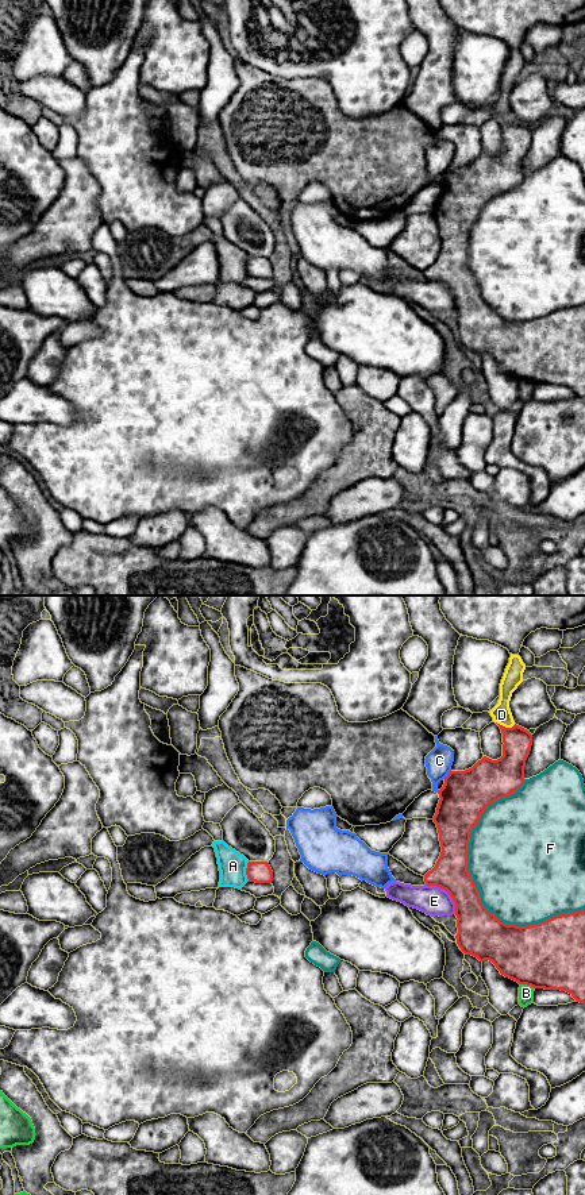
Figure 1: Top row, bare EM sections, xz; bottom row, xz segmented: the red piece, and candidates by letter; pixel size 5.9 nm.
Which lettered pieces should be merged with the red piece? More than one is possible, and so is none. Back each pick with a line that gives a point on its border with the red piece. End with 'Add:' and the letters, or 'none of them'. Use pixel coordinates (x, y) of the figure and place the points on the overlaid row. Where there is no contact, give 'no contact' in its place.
A: xz (246, 871)
Add: A

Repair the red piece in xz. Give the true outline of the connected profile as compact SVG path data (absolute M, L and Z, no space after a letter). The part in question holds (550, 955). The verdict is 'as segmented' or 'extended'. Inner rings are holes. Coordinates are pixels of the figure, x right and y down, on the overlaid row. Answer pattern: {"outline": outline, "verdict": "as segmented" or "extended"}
{"outline": "M516 724L512 728L497 725L503 733L503 756L497 760L484 756L469 770L450 771L438 791L440 799L432 820L438 828L442 852L435 867L424 875L424 882L446 890L453 898L458 918L455 938L465 955L480 961L492 961L501 975L519 984L566 991L577 1002L585 1003L585 909L528 926L507 925L482 905L480 891L467 871L470 834L481 814L493 802L516 793L526 782L524 767L532 735Z", "verdict": "as segmented"}

